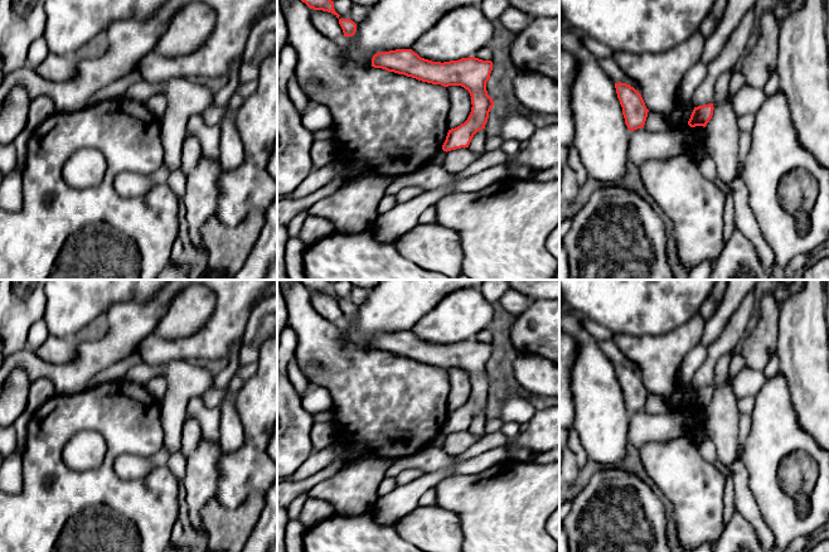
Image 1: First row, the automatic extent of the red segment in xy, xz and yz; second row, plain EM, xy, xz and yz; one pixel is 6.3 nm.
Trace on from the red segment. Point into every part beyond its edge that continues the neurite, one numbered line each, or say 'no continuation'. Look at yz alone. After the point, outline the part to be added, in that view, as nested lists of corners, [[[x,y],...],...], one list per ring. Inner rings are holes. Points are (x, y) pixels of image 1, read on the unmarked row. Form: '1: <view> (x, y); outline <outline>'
no continuation

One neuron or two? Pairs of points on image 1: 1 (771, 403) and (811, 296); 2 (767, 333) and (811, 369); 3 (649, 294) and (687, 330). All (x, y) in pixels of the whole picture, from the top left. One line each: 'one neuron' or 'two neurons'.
1: two neurons
2: two neurons
3: two neurons

